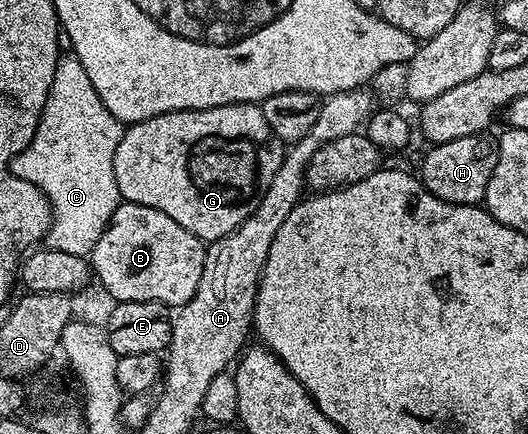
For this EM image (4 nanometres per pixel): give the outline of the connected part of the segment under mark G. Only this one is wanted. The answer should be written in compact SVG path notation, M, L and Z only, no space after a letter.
M241 104L238 106L215 106L205 110L175 110L159 114L153 118L147 118L141 122L133 122L125 129L122 140L118 144L118 152L114 152L114 180L118 180L118 192L125 202L134 204L146 204L146 208L158 208L158 212L166 212L170 220L182 224L186 232L194 232L200 241L205 244L217 242L222 236L234 232L249 216L262 204L262 196L270 188L270 180L278 176L278 168L282 164L286 153L285 143L274 136L270 124L266 124L266 116L262 116L259 105Z

